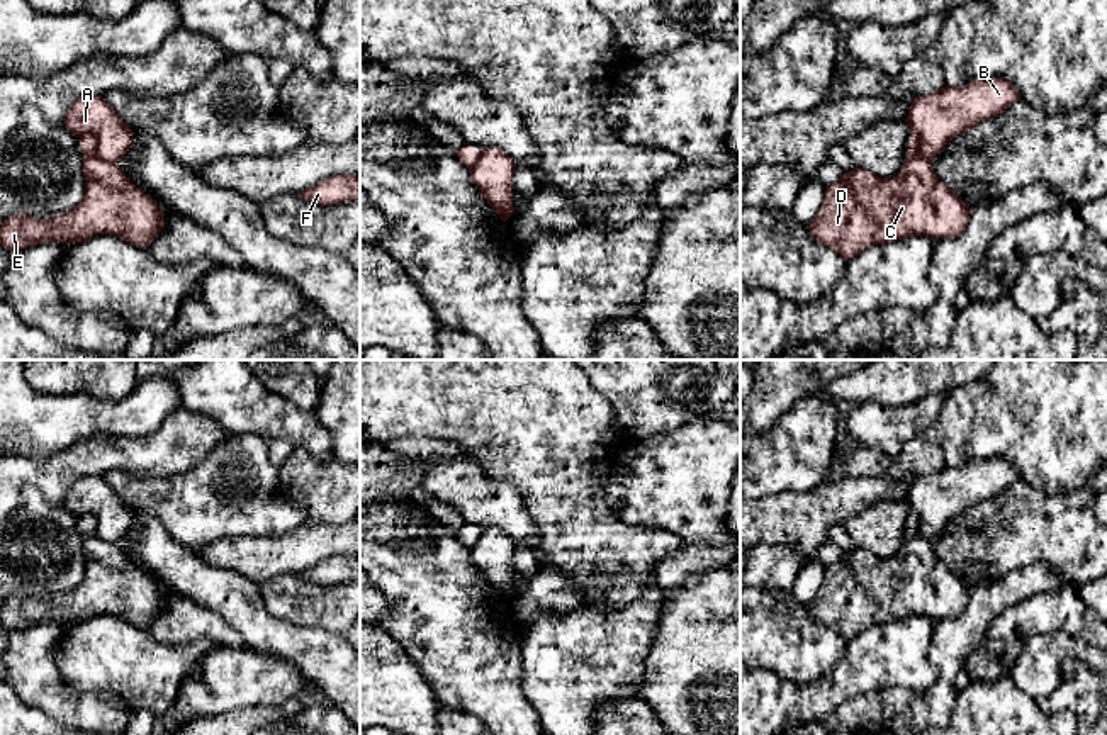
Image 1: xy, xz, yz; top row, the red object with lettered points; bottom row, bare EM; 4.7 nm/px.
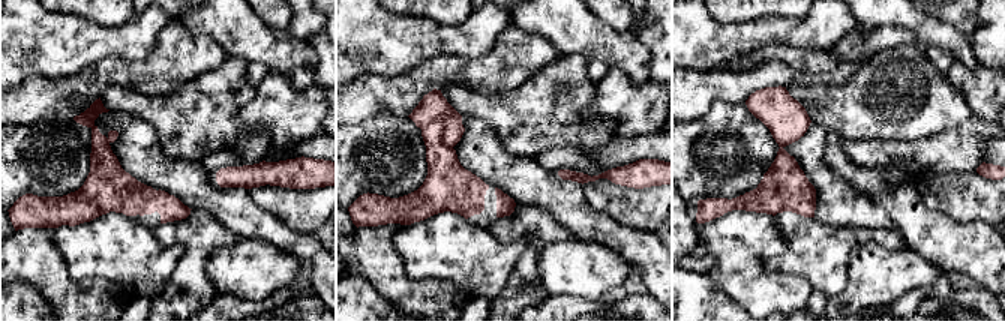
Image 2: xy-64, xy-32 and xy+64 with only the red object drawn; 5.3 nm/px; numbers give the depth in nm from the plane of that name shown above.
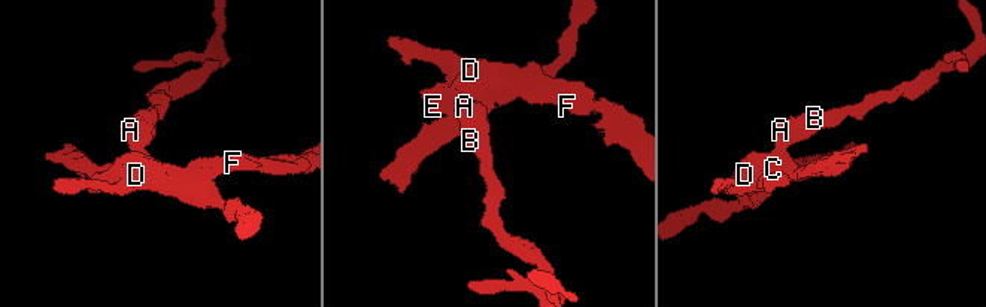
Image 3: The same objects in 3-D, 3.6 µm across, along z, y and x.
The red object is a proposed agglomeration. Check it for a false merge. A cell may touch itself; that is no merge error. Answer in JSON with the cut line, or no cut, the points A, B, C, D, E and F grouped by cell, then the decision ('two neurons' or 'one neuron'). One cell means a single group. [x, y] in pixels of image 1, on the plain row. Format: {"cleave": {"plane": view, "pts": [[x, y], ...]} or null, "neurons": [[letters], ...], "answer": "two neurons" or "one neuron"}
{"cleave": {"plane": "xy", "pts": [[80, 516], [92, 516], [95, 532], [102, 538], [116, 542]]}, "neurons": [["A", "B"], ["C", "D", "E", "F"]], "answer": "two neurons"}

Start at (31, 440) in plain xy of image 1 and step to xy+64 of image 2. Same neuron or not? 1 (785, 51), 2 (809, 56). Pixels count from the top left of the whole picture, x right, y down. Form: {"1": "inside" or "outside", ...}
{"1": "outside", "2": "outside"}

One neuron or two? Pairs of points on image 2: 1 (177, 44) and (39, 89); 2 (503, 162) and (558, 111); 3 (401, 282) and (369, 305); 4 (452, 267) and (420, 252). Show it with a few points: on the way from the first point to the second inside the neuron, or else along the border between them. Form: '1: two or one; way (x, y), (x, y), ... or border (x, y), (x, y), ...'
1: one; way (143, 74), (110, 74), (83, 89), (74, 89)
2: two; border (489, 126), (509, 152), (534, 159)
3: two; border (353, 275), (360, 275), (395, 305)
4: one; way (444, 260), (437, 252), (428, 252)

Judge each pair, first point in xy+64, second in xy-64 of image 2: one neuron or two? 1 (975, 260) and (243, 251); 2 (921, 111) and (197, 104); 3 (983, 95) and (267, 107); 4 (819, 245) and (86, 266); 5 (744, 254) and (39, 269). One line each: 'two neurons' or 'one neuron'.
1: two neurons
2: one neuron
3: one neuron
4: one neuron
5: one neuron

